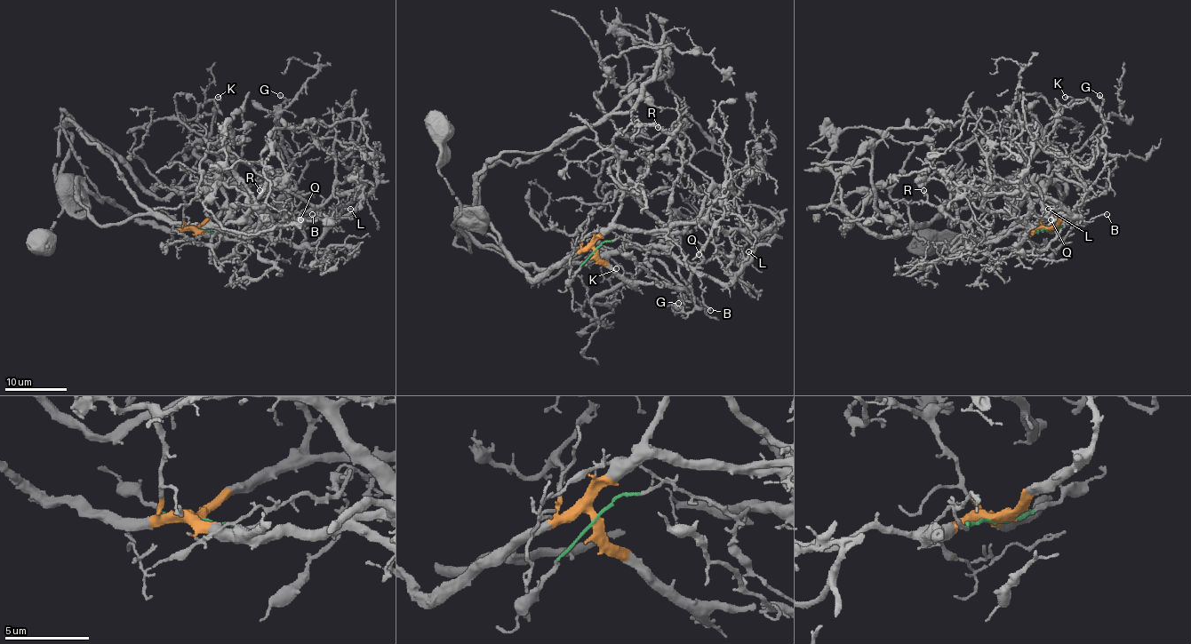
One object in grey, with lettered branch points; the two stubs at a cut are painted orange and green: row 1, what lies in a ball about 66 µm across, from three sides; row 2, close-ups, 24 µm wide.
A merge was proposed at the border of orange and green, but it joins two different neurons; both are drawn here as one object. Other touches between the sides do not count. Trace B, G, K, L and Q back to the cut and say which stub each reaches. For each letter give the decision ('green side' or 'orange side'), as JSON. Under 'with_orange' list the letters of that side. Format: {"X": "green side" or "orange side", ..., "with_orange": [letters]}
{"B": "green side", "G": "green side", "K": "orange side", "L": "green side", "Q": "green side", "with_orange": ["K"]}

